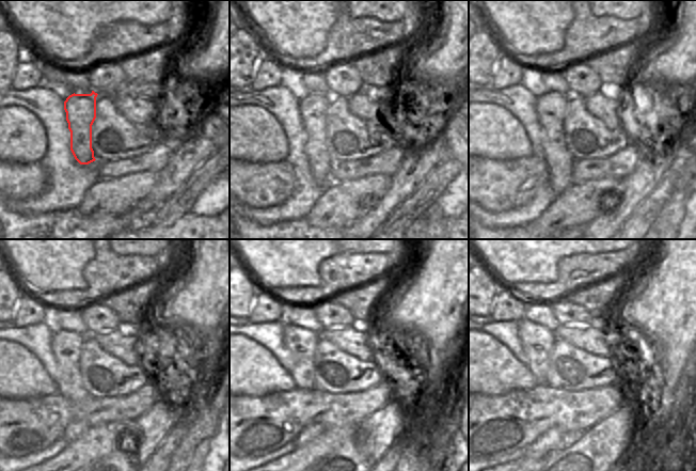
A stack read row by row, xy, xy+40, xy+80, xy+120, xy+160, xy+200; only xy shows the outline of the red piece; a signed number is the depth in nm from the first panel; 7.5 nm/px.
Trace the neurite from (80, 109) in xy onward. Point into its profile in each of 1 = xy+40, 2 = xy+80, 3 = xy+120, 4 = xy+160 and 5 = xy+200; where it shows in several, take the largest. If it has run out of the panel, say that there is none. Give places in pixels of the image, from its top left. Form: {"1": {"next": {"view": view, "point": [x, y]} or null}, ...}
{"1": {"next": {"view": "xy+40", "point": [313, 109]}}, "2": {"next": {"view": "xy+80", "point": [551, 107]}}, "3": {"next": {"view": "xy+120", "point": [66, 345]}}, "4": {"next": {"view": "xy+160", "point": [301, 343]}}, "5": {"next": {"view": "xy+200", "point": [538, 342]}}}

